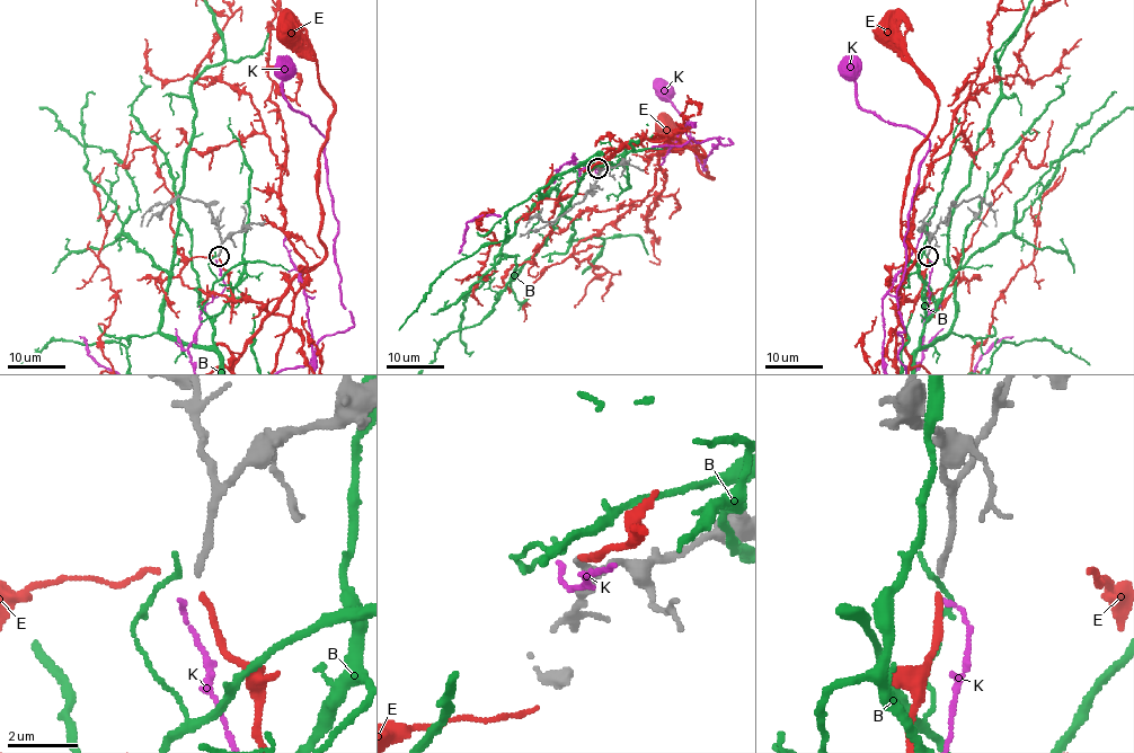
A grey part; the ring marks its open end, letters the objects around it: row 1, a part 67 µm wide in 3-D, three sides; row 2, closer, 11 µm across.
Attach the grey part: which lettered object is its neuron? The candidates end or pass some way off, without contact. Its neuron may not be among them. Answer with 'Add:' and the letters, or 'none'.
Add: E

